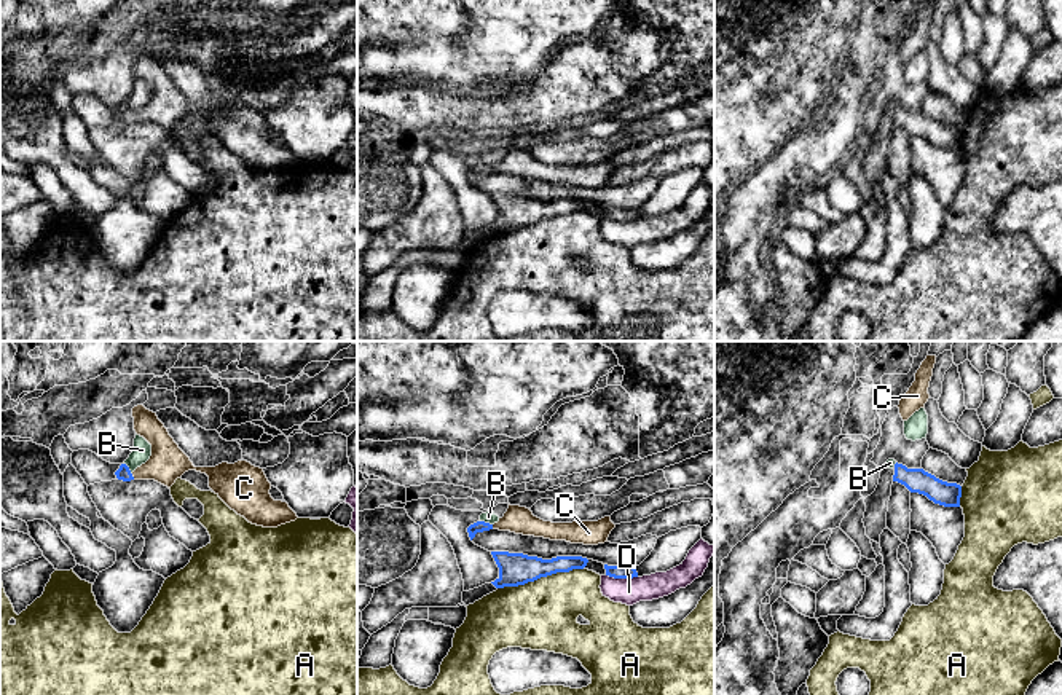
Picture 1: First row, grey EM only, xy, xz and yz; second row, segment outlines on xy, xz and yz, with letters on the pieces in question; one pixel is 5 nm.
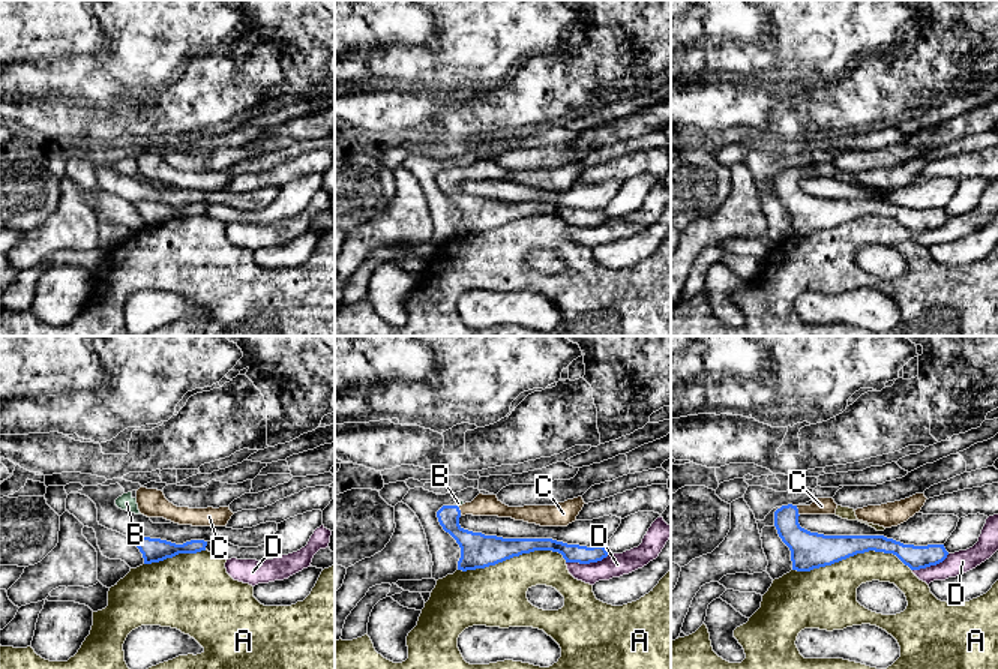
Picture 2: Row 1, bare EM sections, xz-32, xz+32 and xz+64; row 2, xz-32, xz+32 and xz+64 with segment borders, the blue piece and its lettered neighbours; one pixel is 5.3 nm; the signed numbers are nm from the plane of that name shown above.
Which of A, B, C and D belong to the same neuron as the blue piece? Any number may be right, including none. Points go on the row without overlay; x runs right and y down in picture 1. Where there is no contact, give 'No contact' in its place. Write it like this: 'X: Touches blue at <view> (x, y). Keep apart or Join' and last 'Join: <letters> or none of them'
A: Touches blue at xz (541, 219). Keep apart
B: Touches blue at xy (128, 112). Keep apart
C: Touches blue at xy (133, 120). Join
D: Touches blue at xz (622, 220). Keep apart
Join: C

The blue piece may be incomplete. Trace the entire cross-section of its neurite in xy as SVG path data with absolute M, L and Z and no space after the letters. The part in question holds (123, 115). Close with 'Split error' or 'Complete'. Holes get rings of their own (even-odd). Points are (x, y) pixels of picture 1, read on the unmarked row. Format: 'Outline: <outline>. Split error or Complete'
Outline: M144 48L132 51L134 73L151 88L150 102L134 115L121 107L115 115L118 123L155 123L171 131L188 113L209 120L209 131L238 158L263 171L277 171L295 164L298 159L287 145L274 143L269 137L271 126L263 112L247 104L222 105L215 110L195 110L190 100L169 78L156 56Z. Split error

